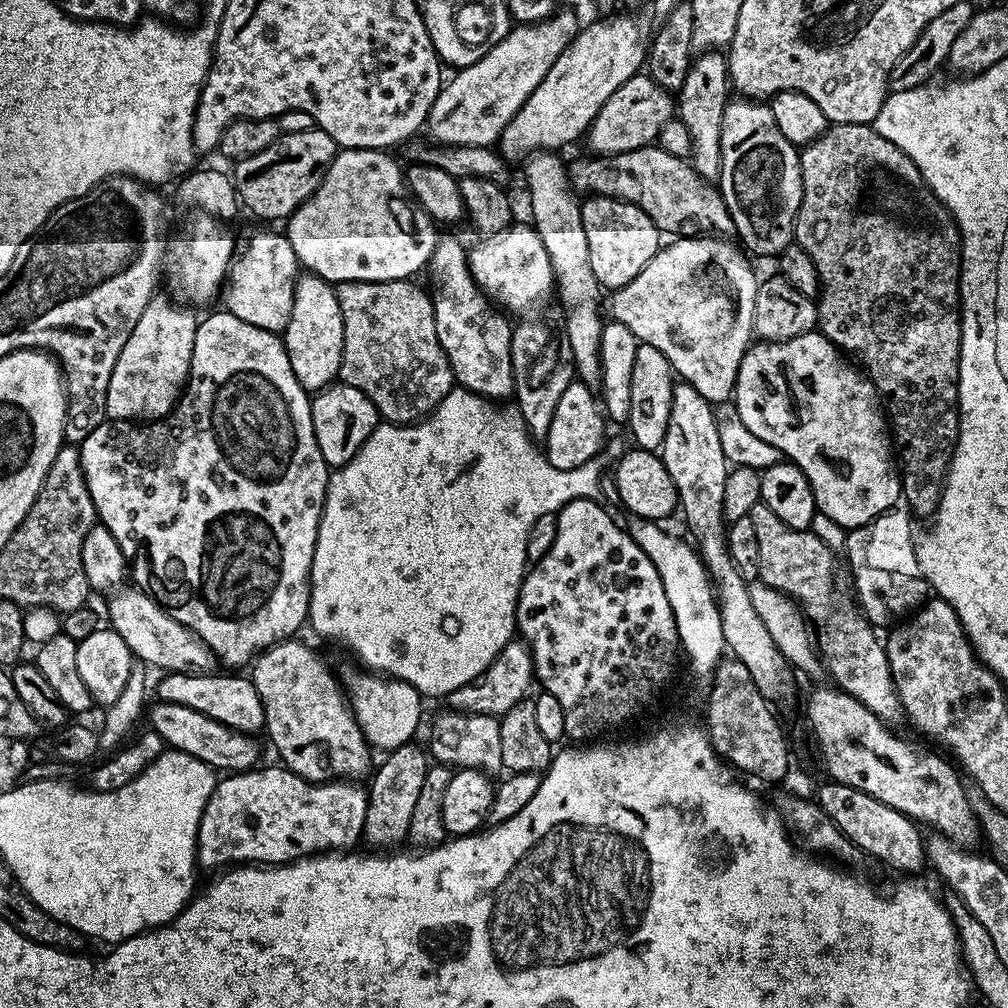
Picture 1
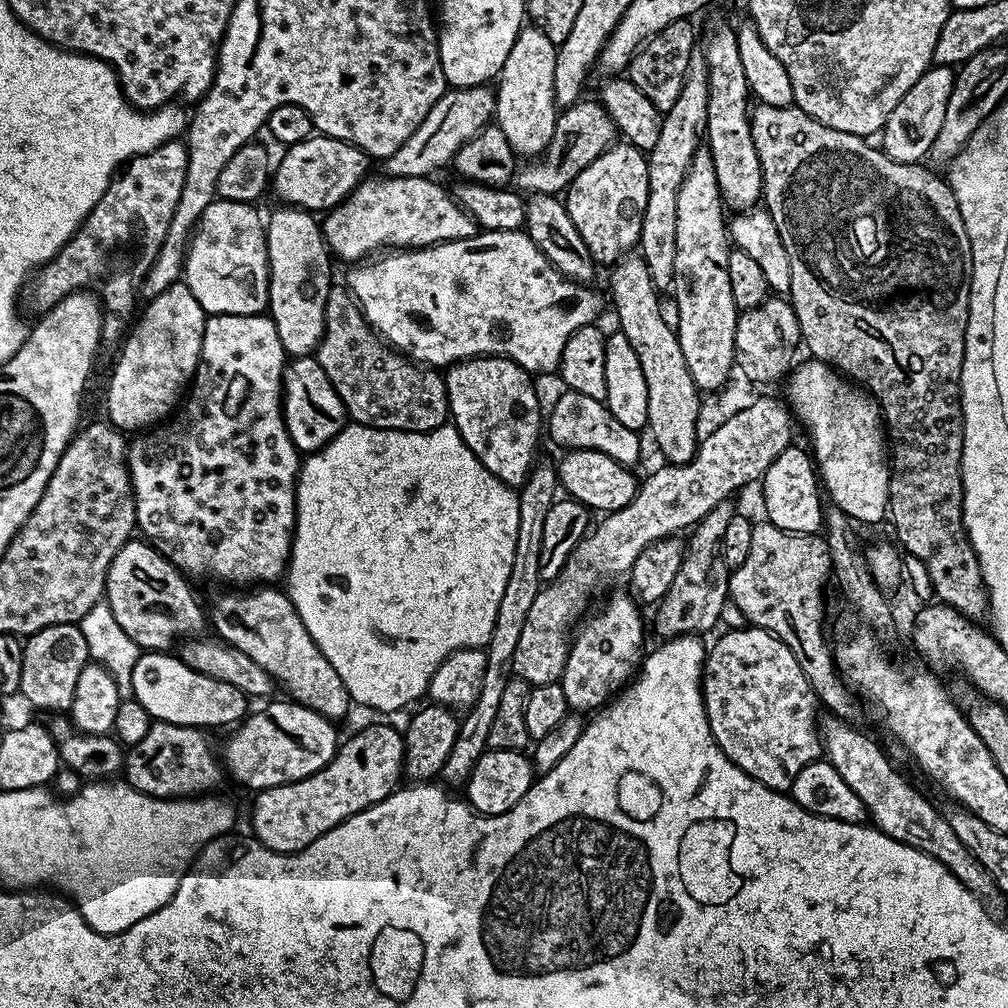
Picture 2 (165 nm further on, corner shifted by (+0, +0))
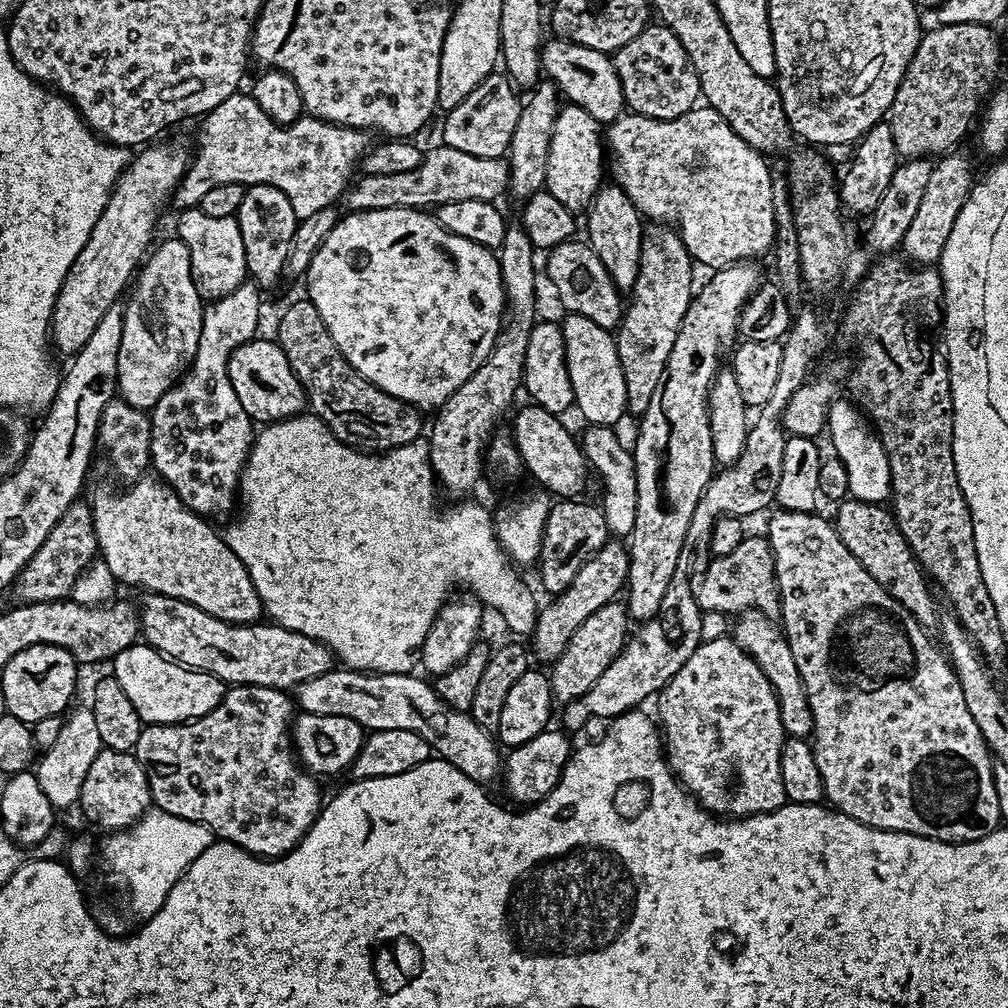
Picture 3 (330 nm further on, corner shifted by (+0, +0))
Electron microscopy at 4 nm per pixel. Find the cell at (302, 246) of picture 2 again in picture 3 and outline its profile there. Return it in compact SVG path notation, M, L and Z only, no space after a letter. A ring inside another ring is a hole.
M253 184L245 187L242 206L236 212L235 218L242 230L242 246L246 250L248 276L261 289L267 290L285 275L284 264L287 262L288 251L291 250L298 225L294 206L290 206L290 198L286 198L282 190L265 184Z

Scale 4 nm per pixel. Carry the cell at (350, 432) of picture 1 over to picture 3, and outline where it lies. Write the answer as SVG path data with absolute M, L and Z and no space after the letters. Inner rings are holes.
M253 338L231 352L227 364L228 377L242 408L253 423L276 423L299 415L307 405L307 396L280 344L270 338L260 339Z

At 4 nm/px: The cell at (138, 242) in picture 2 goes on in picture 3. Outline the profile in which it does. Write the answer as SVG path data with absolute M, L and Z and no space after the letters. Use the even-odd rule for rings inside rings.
M238 90L226 102L218 102L214 110L210 110L199 121L200 133L196 136L197 148L191 157L190 168L200 176L185 178L180 181L176 191L172 193L171 203L177 204L177 209L195 208L200 203L202 194L214 190L214 186L222 186L226 182L251 186L265 184L274 186L290 198L290 206L294 206L297 221L310 218L312 214L337 203L345 195L352 171L358 168L369 151L369 133L363 128L343 128L340 124L331 124L329 120L319 120L317 116L303 115L293 124L276 124L262 111L262 106L254 102L254 98L247 91Z

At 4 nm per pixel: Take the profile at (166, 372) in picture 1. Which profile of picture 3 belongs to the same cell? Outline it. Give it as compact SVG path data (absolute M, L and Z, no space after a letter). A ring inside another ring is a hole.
M178 238L158 244L151 249L135 277L136 293L129 295L124 304L122 346L118 346L119 399L145 410L155 408L162 394L169 392L188 371L198 350L205 310L192 281L188 247Z

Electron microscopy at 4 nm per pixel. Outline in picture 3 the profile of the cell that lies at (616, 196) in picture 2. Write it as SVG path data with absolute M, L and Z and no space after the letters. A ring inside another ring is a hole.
M565 103L554 118L554 130L544 167L544 188L554 198L558 198L566 210L580 214L592 203L605 180L606 144L602 139L600 121L586 114L582 106Z

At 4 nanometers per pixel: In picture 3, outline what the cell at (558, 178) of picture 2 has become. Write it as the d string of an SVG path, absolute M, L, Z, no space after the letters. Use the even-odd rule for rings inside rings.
M440 142L437 148L423 153L420 165L414 170L406 170L402 174L366 174L355 181L345 193L344 203L349 211L390 210L391 208L418 208L432 210L450 202L474 202L475 200L499 201L499 196L506 192L508 162L504 158L478 158L474 154L462 154L462 150L454 150L454 146Z

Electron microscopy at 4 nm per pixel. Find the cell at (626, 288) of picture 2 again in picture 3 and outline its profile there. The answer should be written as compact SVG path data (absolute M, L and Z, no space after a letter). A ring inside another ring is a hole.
M606 184L596 193L586 212L588 220L587 243L596 252L602 264L607 268L613 282L622 292L631 291L640 273L641 242L644 222L641 213L630 202L629 196L619 185Z

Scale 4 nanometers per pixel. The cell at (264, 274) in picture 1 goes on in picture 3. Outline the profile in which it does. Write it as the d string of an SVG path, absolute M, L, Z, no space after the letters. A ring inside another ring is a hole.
M186 208L179 213L180 232L178 239L190 250L190 266L192 281L198 290L201 301L221 300L236 287L245 283L248 276L246 266L246 250L242 246L242 230L235 216L230 218L210 218L210 214L202 214L202 210Z

